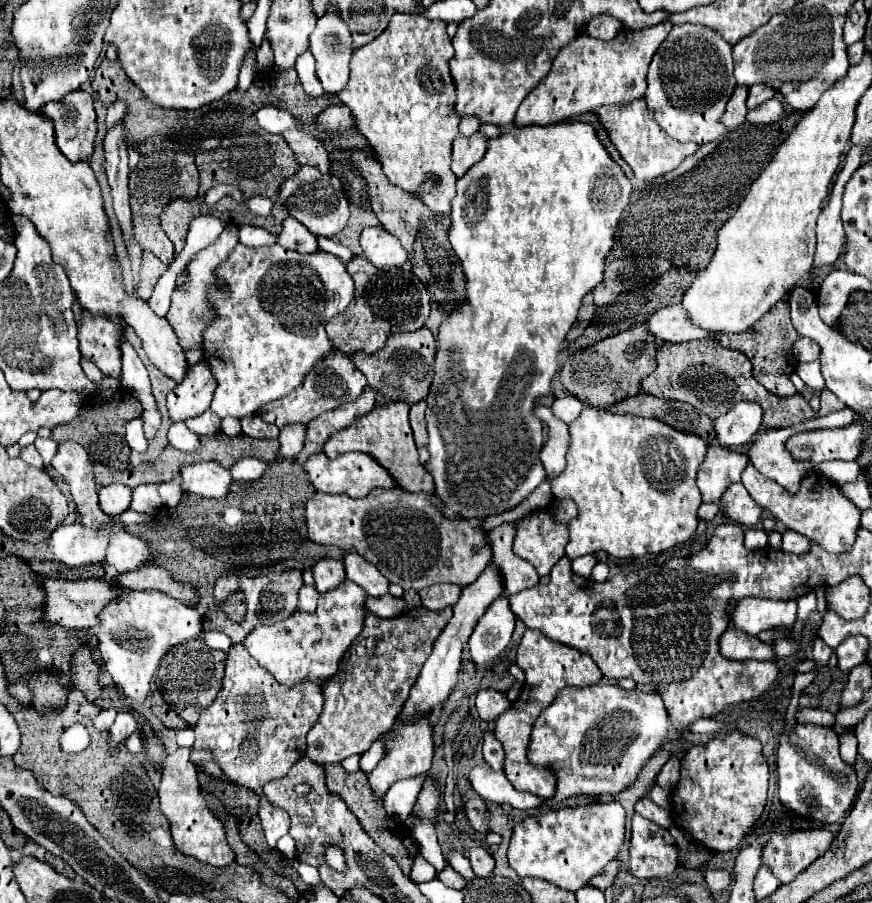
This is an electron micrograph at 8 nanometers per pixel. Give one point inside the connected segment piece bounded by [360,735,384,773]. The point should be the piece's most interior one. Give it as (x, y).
(369, 758)

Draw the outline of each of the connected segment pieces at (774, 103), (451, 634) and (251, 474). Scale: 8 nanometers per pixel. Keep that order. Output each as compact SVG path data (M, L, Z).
M770 99L764 105L760 105L758 109L748 111L746 119L750 123L776 123L776 121L780 121L782 115L784 115L784 105L778 99Z
M490 563L474 583L470 583L470 585L466 585L466 587L462 589L458 603L452 607L452 611L454 611L452 619L450 619L448 625L444 627L442 635L436 639L434 651L432 651L432 655L428 657L428 661L424 663L424 667L422 667L422 671L420 671L420 677L418 677L416 685L412 687L408 701L404 703L404 709L402 709L402 713L400 713L400 717L402 717L404 721L408 721L408 719L412 719L412 717L416 717L418 713L424 713L424 711L430 713L436 703L444 703L444 701L448 699L450 691L456 687L456 681L458 681L460 659L462 659L462 647L464 647L464 643L468 641L468 637L470 637L470 633L472 633L476 621L484 615L484 611L488 609L488 605L490 605L496 597L502 595L502 591L504 591L504 577L502 577L500 567L494 565L494 563Z
M240 459L234 467L232 467L232 477L238 481L254 481L258 479L264 471L266 471L268 463L262 463L258 459Z

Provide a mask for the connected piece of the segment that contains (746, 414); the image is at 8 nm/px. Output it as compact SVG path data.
M750 401L736 403L726 415L714 421L716 443L722 447L744 445L760 429L760 423L762 423L760 405Z

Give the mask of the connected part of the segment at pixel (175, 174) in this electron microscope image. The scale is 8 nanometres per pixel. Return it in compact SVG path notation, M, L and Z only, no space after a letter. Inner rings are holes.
M162 151L142 155L136 169L130 173L130 207L134 217L134 237L142 251L156 253L156 257L170 265L174 259L174 245L162 233L160 213L174 199L196 199L198 197L198 171L194 165L194 155L180 151Z

